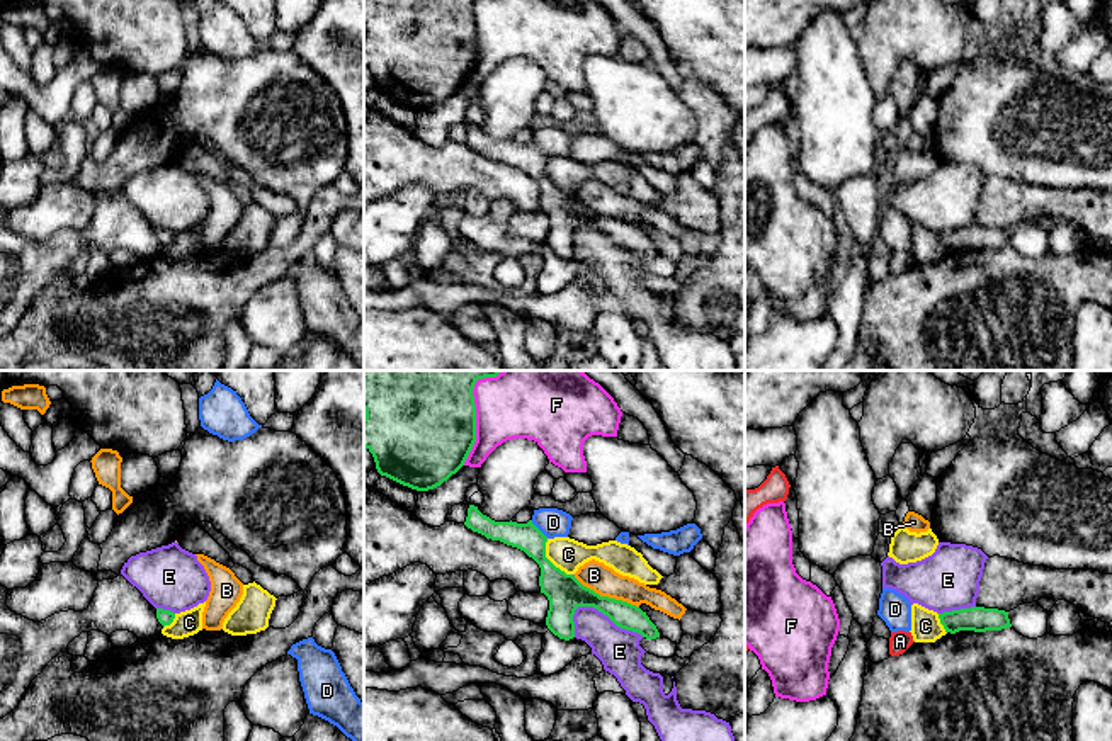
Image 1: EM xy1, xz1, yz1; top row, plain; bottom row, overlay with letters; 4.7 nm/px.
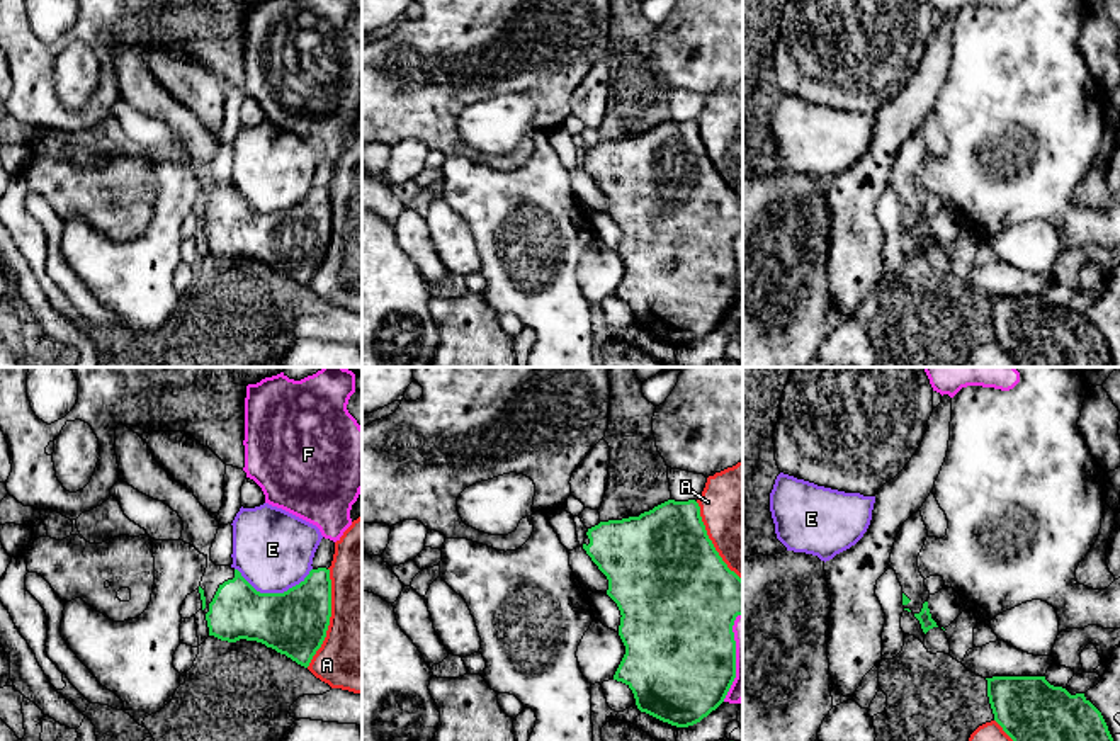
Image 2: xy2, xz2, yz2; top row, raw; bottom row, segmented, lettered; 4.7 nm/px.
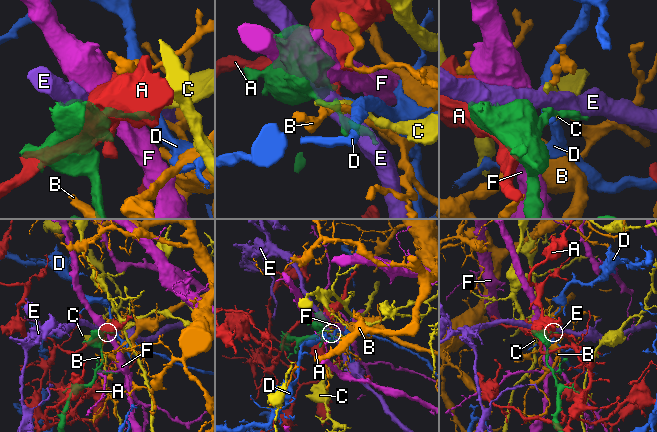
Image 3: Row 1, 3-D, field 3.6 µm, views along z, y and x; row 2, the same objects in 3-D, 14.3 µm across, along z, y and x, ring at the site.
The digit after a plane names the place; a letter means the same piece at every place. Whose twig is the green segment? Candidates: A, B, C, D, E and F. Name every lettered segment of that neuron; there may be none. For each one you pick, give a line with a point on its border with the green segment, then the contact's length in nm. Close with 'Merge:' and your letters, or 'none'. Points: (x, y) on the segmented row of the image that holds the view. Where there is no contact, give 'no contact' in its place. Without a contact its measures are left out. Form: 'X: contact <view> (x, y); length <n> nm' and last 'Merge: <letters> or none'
Merge: none

